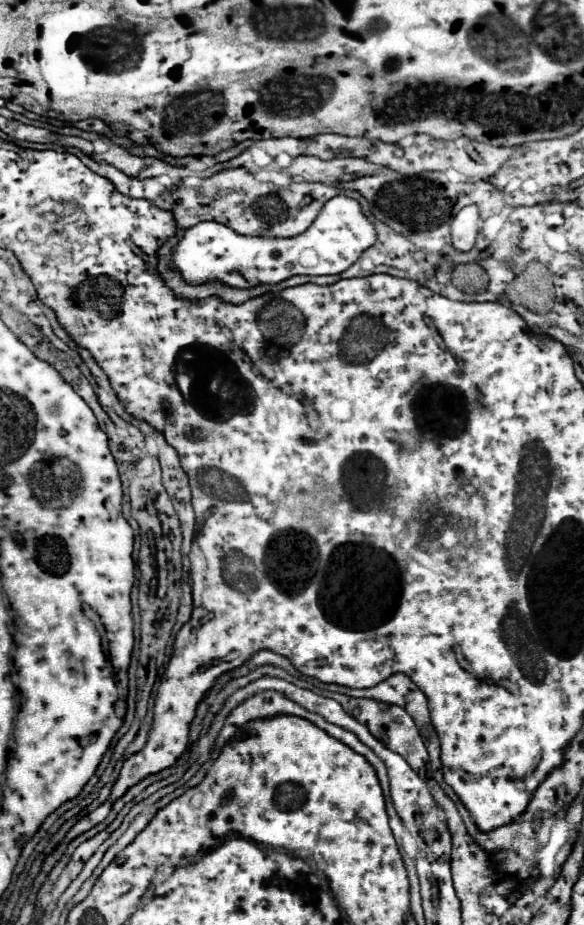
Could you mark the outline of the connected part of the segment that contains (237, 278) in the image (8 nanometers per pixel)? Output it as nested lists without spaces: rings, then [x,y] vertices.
[[[338,195],[330,199],[316,221],[304,235],[292,239],[268,239],[236,235],[230,227],[208,221],[186,229],[184,237],[174,245],[170,265],[190,285],[204,285],[210,281],[230,285],[236,289],[252,289],[260,283],[278,285],[292,275],[334,275],[344,273],[362,251],[372,247],[376,231],[362,215],[360,203]]]

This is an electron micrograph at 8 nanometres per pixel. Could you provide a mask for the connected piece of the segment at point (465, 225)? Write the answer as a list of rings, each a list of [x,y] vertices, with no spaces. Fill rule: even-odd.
[[[472,205],[464,207],[452,219],[452,227],[450,227],[450,243],[452,243],[452,247],[458,249],[458,251],[470,251],[474,247],[476,237],[478,237],[478,227],[480,227],[478,209],[472,207]]]

